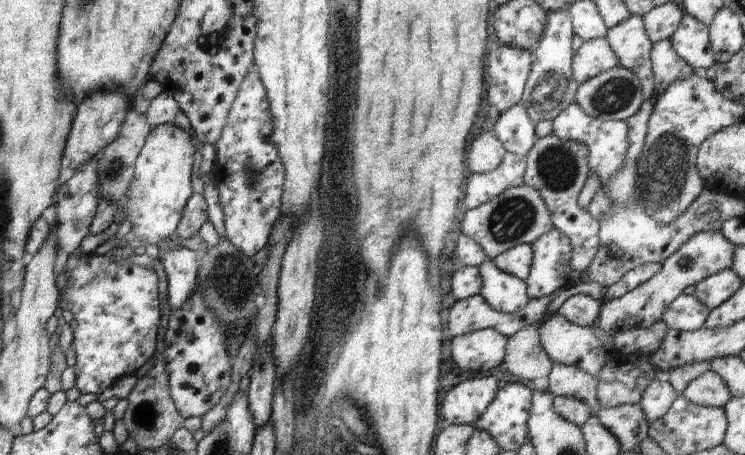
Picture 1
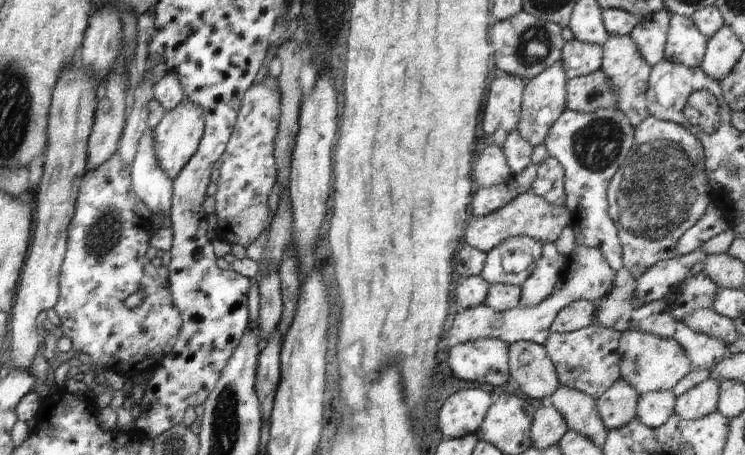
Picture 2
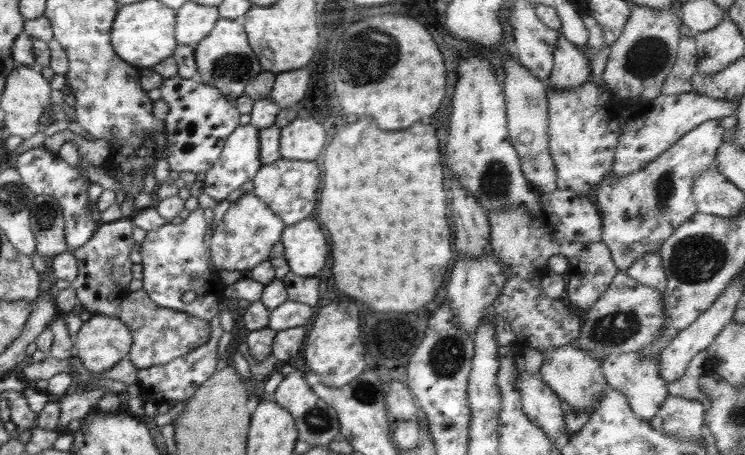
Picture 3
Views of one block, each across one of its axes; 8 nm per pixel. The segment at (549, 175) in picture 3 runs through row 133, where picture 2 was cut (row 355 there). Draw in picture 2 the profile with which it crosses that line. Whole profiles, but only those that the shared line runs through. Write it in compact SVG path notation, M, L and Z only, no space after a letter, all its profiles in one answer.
M533 341L509 344L509 372L531 401L545 403L560 385L544 345Z

